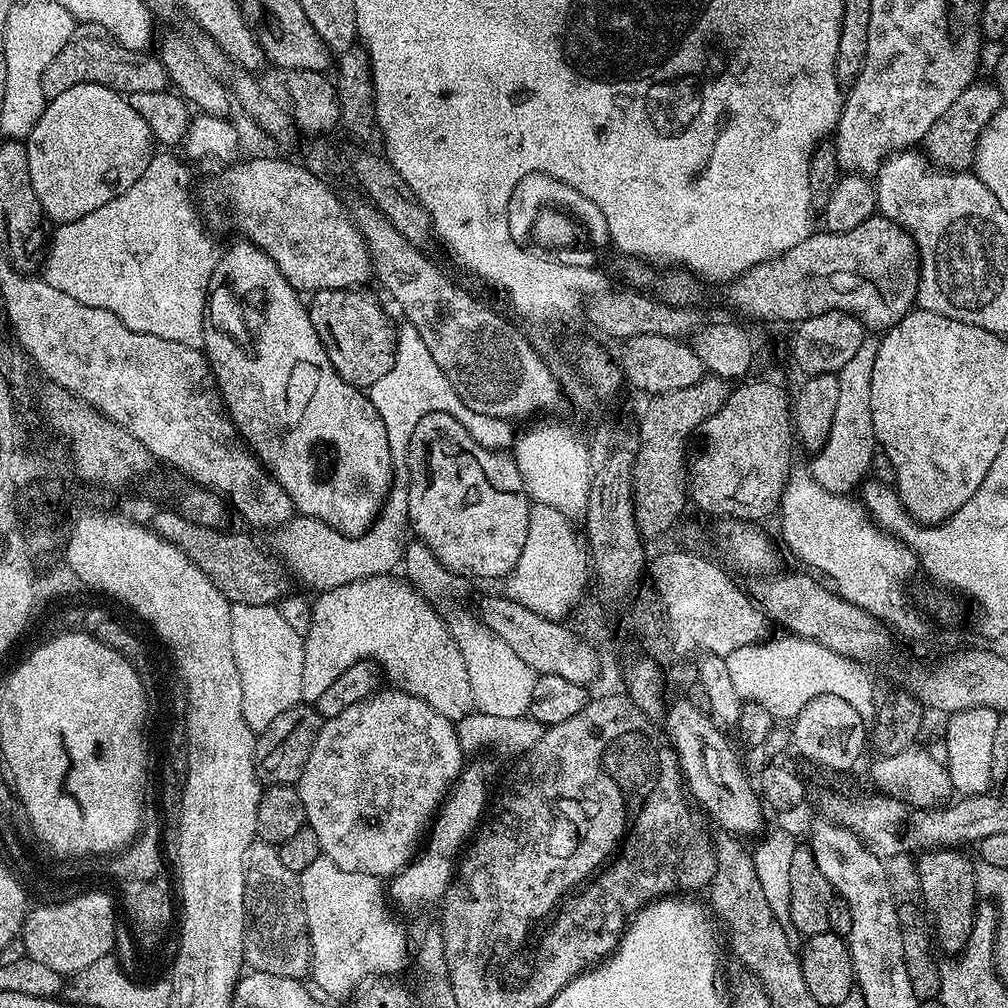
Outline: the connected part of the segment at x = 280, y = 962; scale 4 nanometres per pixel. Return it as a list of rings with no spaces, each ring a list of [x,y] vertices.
[[[254,842],[248,851],[248,895],[246,897],[248,905],[248,915],[250,917],[248,922],[248,934],[244,938],[244,956],[246,964],[249,969],[265,972],[266,974],[278,974],[282,978],[294,978],[298,981],[305,979],[304,975],[309,975],[312,968],[312,937],[308,931],[308,909],[305,905],[302,894],[300,893],[300,878],[299,875],[290,870],[286,870],[286,866],[282,863],[280,857],[280,849],[275,844],[265,844],[263,842]]]

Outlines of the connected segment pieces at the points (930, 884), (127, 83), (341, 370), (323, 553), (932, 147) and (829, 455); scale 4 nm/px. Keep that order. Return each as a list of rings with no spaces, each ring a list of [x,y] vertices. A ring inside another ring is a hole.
[[[940,846],[935,850],[921,851],[920,861],[916,864],[916,880],[920,883],[919,899],[934,929],[935,943],[959,950],[968,940],[978,911],[978,874],[974,868],[972,870],[971,862],[962,853],[951,852],[950,849],[948,846]]]
[[[76,34],[66,42],[62,50],[53,56],[41,76],[41,89],[51,98],[70,90],[70,86],[97,84],[121,94],[134,92],[162,92],[169,87],[168,71],[155,55],[148,52],[132,52],[107,34],[81,36]]]
[[[324,288],[313,292],[307,305],[310,322],[338,374],[346,382],[364,390],[386,374],[396,361],[398,324],[388,317],[386,309],[372,292],[358,288]]]
[[[393,487],[376,521],[360,536],[347,536],[326,522],[302,515],[279,525],[275,532],[276,537],[272,540],[276,547],[275,555],[283,567],[284,564],[288,567],[287,575],[293,581],[301,580],[308,588],[316,588],[317,593],[328,592],[332,588],[346,586],[346,582],[387,575],[395,569],[392,568],[395,564],[397,567],[403,561],[404,549],[410,543],[408,494],[403,487]]]
[[[974,82],[969,88],[962,90],[957,100],[938,117],[938,122],[934,122],[930,130],[926,130],[922,141],[922,152],[929,165],[940,170],[964,170],[972,164],[972,152],[969,149],[975,145],[977,135],[990,117],[1006,100],[1005,96],[996,89],[995,83],[980,83]]]
[[[865,338],[854,350],[854,356],[840,368],[836,376],[838,388],[837,400],[834,402],[836,416],[830,424],[829,434],[824,444],[811,457],[813,460],[810,475],[824,476],[824,488],[831,492],[851,493],[853,491],[851,488],[856,483],[859,485],[870,472],[869,459],[874,453],[874,437],[868,395],[870,394],[870,374],[874,370],[876,346],[875,339]]]

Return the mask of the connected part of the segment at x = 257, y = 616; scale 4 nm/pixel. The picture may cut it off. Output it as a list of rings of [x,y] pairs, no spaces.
[[[232,604],[232,613],[230,614],[230,638],[234,646],[234,660],[238,662],[238,674],[242,682],[242,714],[246,714],[246,722],[252,728],[252,731],[259,734],[278,718],[278,714],[290,710],[294,705],[301,703],[302,700],[302,674],[304,673],[304,638],[303,635],[294,632],[294,628],[282,618],[279,607],[276,604]]]

